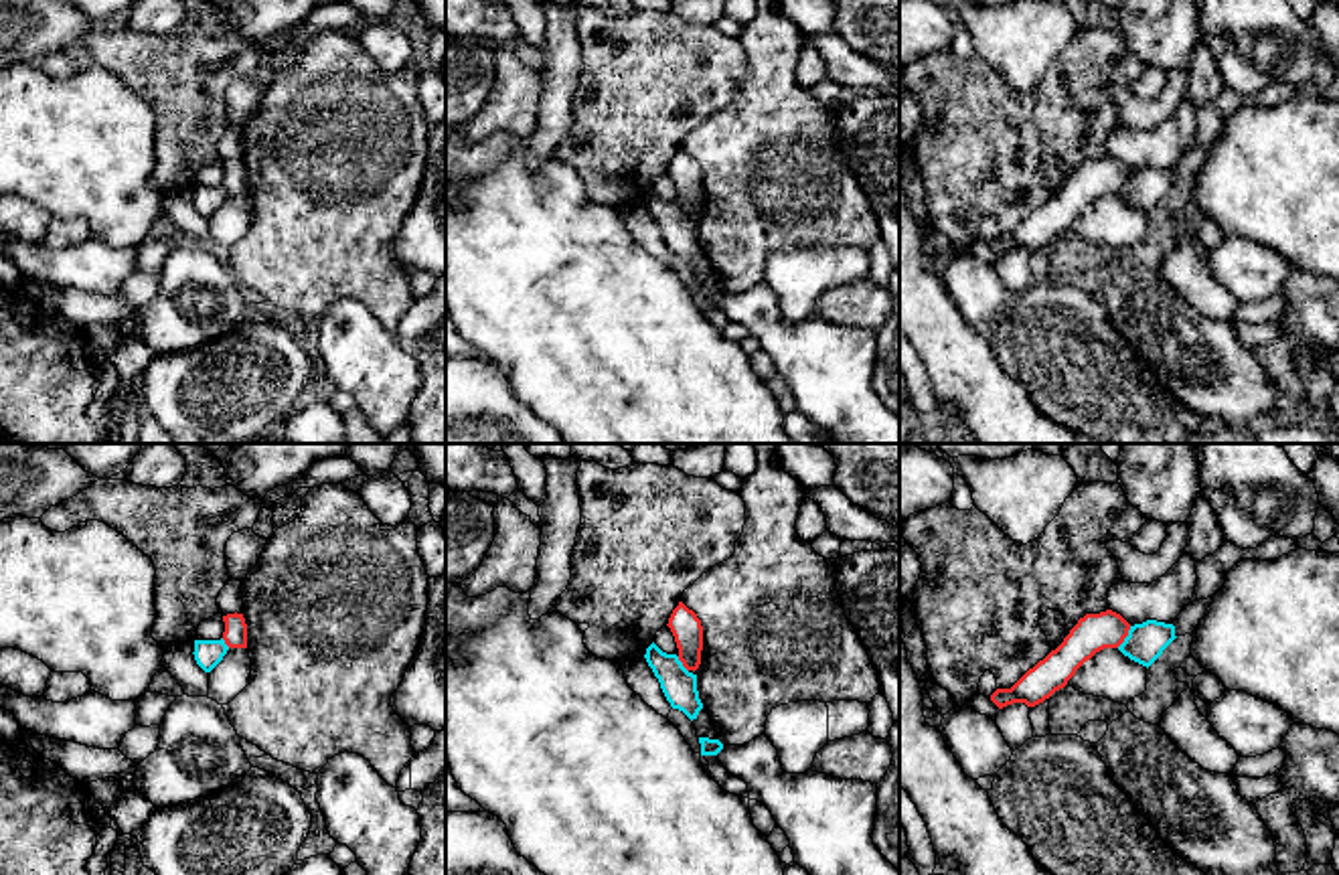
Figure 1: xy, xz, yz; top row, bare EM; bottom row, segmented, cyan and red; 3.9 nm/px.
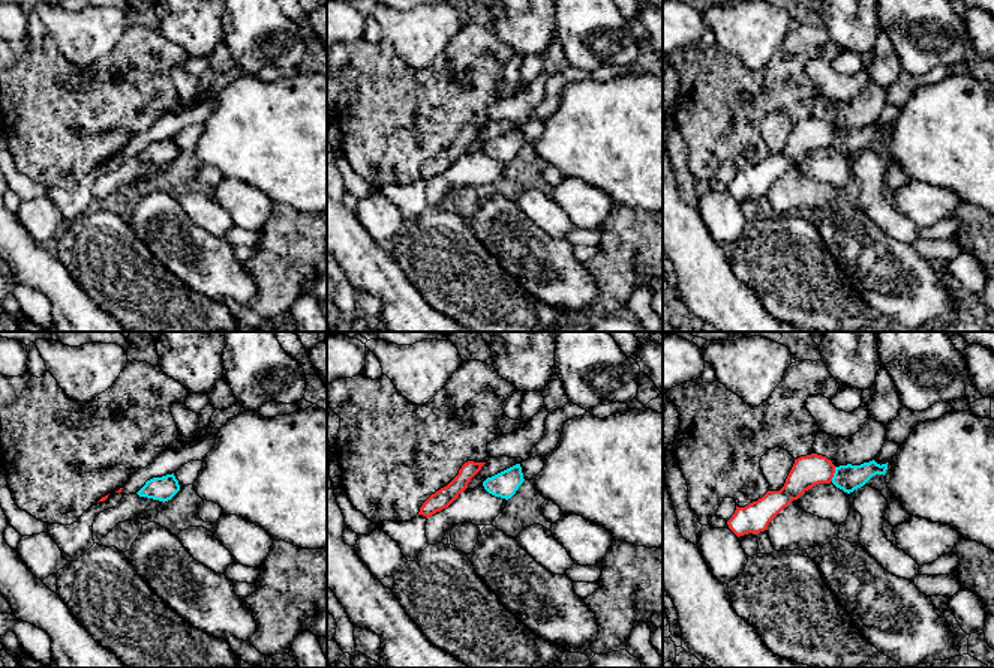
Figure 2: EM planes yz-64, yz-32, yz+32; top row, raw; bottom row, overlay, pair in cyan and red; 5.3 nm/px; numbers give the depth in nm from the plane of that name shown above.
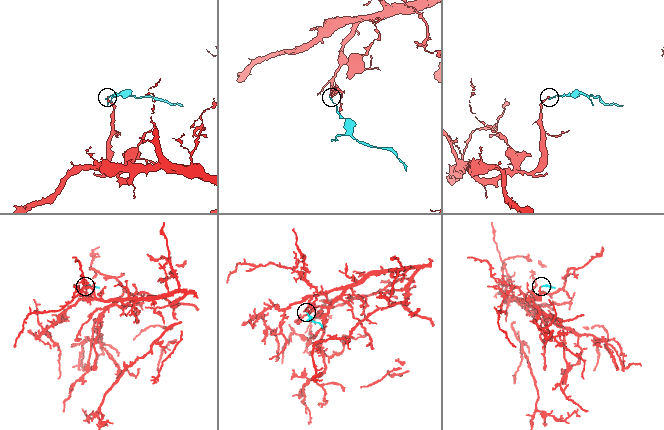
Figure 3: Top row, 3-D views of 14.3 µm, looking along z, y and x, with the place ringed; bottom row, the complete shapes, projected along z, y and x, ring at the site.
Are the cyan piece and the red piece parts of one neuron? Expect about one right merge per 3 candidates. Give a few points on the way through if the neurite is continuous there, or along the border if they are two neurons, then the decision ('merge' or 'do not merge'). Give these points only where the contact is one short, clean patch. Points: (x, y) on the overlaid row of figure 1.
border yz (1131, 626), (1117, 647); do not merge

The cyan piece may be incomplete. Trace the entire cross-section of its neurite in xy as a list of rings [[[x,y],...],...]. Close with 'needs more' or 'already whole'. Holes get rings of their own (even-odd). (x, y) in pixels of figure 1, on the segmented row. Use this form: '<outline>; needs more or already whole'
[[[194,640],[194,660],[205,670],[211,672],[227,654],[229,646],[225,640]]]; already whole

